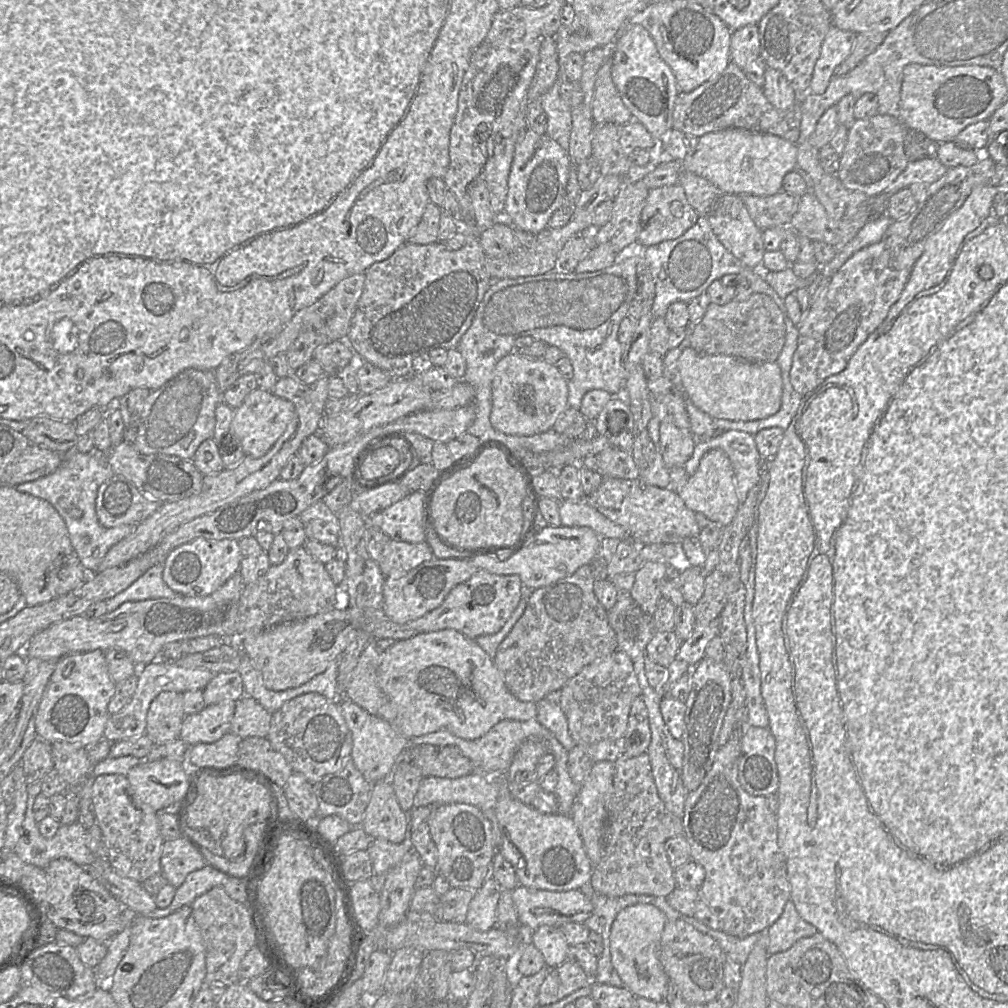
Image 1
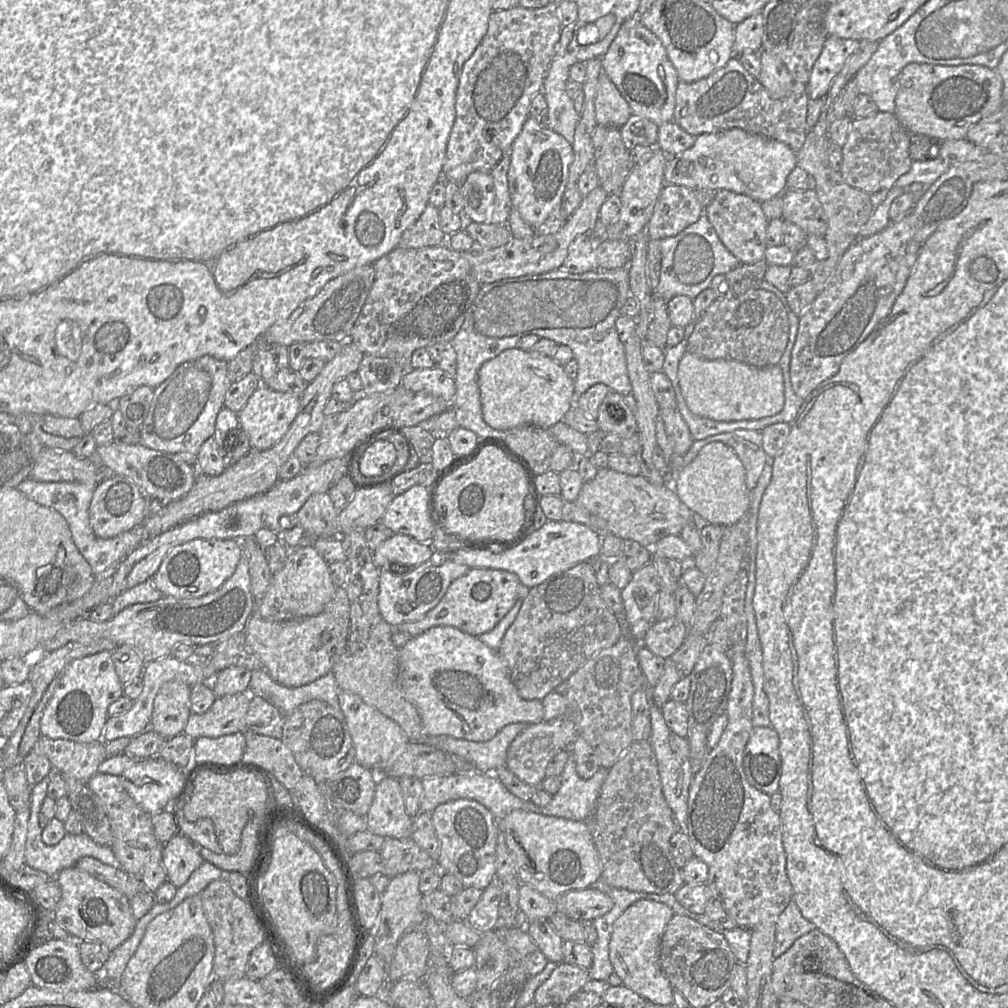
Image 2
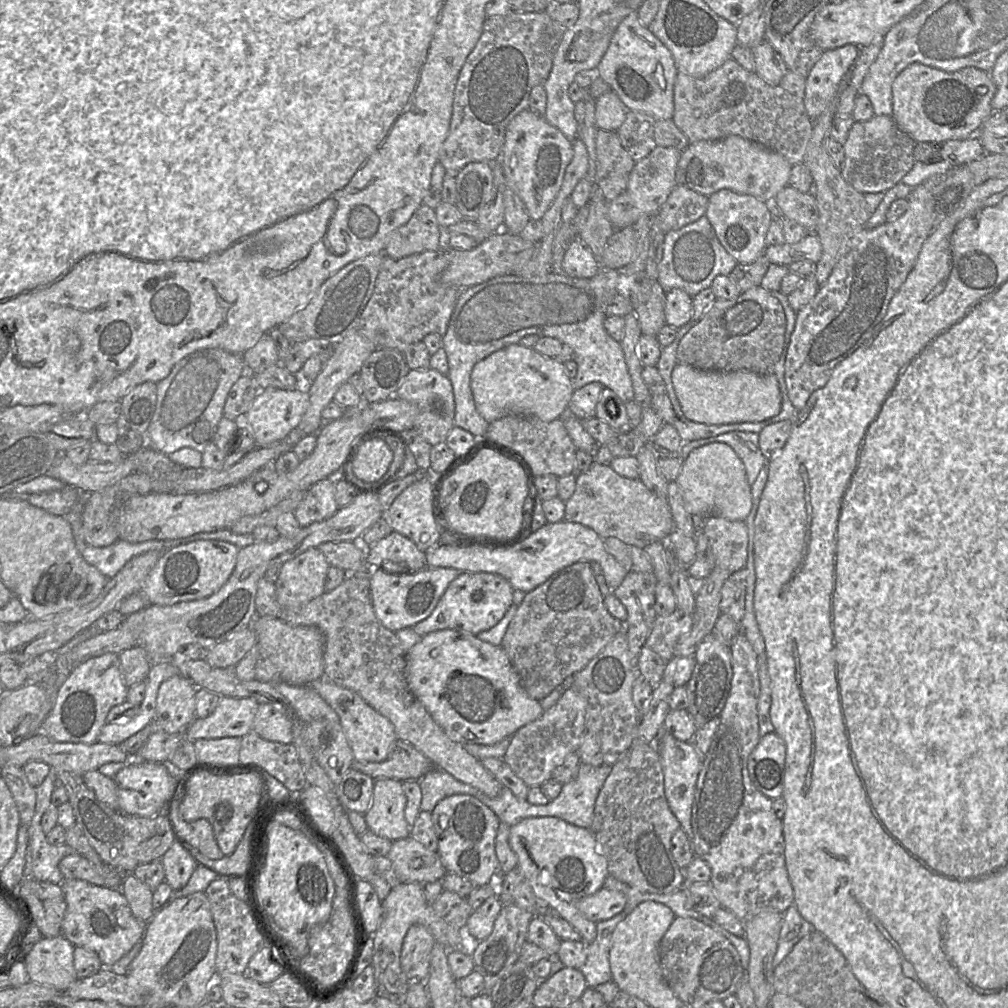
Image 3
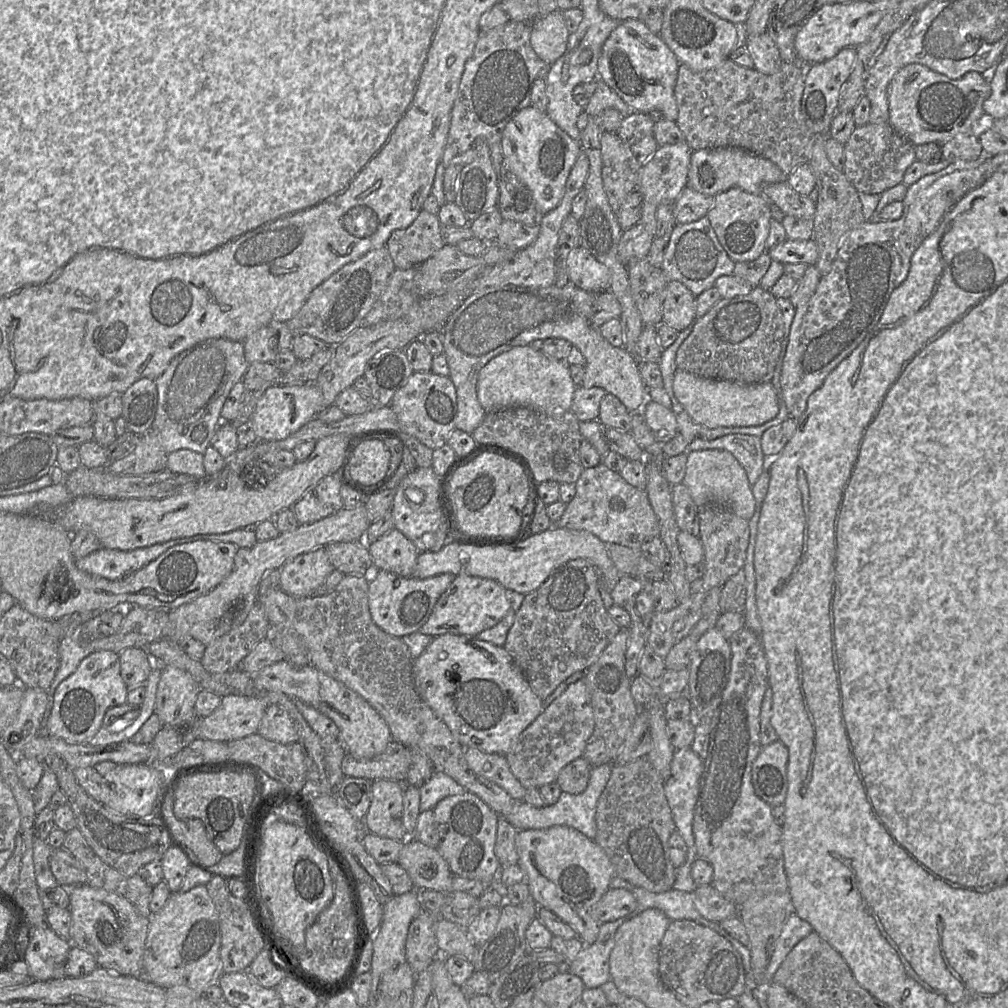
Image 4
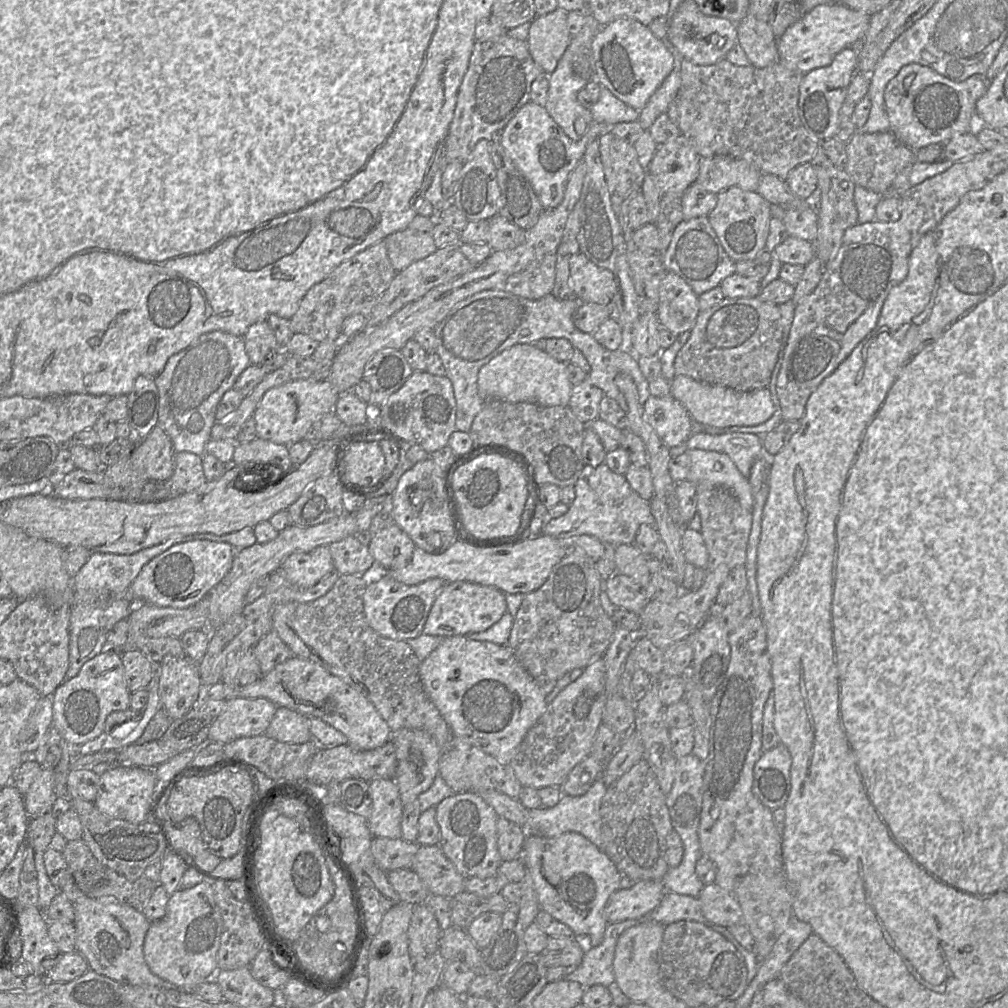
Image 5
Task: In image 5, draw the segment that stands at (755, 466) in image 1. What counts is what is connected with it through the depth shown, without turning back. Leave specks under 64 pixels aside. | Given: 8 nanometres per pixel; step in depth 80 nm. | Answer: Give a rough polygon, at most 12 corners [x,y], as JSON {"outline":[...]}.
{"outline":[[692,433],[690,450],[727,454],[748,479],[764,455],[751,433]]}

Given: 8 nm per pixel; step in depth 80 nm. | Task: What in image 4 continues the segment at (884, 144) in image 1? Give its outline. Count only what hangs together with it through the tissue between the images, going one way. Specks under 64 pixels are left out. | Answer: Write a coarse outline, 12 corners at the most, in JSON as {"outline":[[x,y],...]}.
{"outline":[[889,122],[856,126],[843,172],[858,192],[903,180],[915,145]]}

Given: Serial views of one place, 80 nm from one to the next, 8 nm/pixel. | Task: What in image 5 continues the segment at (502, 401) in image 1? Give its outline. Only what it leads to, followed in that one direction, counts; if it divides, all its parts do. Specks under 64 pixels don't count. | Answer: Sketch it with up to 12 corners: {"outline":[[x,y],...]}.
{"outline":[[515,344],[480,368],[483,400],[568,406],[567,363]]}

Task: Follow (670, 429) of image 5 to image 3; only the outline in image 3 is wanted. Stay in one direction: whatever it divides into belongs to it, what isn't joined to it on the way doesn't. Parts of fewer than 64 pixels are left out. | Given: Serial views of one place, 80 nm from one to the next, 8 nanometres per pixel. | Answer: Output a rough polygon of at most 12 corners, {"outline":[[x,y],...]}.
{"outline":[[652,407],[641,423],[606,446],[613,457],[636,457],[663,425]]}

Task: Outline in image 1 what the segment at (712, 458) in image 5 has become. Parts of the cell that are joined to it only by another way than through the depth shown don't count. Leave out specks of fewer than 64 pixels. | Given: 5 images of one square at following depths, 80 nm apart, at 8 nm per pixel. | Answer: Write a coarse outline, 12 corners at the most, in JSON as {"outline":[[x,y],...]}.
{"outline":[[721,449],[701,458],[677,493],[721,526],[740,506]]}

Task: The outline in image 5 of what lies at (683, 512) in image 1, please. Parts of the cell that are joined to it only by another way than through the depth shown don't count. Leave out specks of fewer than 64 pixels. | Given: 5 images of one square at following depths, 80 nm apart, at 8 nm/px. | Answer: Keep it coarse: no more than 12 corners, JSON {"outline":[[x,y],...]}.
{"outline":[[605,463],[584,465],[542,534],[633,544],[650,501]]}

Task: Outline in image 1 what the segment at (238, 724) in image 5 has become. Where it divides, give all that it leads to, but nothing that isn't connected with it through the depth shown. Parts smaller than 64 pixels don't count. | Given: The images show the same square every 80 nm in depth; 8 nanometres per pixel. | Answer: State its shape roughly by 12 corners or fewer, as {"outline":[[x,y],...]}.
{"outline":[[236,701],[187,714],[180,738],[189,746],[230,732]]}

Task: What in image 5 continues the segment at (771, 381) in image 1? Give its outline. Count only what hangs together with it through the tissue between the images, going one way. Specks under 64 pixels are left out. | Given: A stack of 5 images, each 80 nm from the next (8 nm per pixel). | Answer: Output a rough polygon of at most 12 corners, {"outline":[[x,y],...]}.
{"outline":[[677,375],[671,395],[693,421],[757,426],[774,413],[768,388],[739,392]]}

